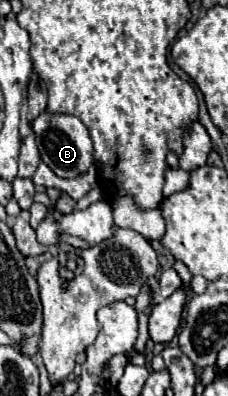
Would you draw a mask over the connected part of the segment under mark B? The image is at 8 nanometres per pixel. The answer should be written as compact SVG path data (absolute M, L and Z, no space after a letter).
M44 111L32 121L32 129L36 133L36 145L38 145L42 161L58 177L74 179L92 167L92 163L94 163L92 139L88 135L86 125L78 117L74 117L74 115L50 115L48 111Z

